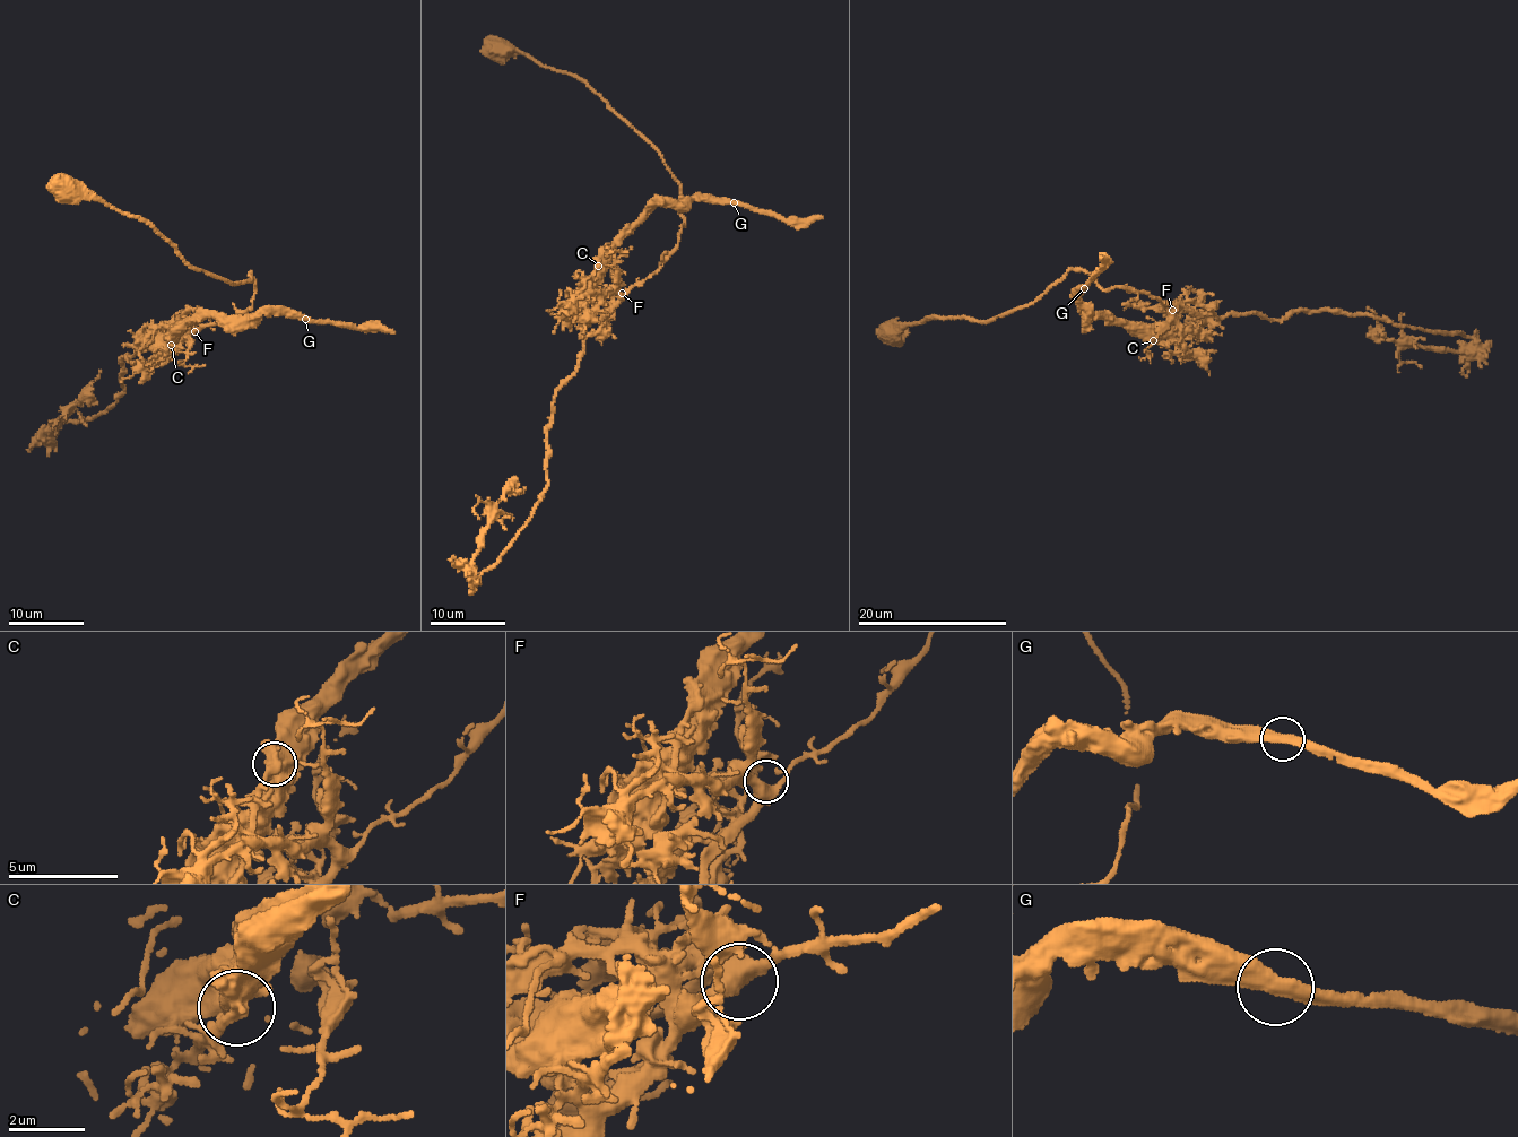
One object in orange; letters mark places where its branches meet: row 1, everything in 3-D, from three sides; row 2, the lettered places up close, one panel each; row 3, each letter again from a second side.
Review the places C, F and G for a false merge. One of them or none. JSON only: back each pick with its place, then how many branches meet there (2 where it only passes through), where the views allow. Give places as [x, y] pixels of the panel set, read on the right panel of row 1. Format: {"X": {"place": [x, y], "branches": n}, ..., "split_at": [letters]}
{"C": {"place": [1153, 340], "branches": 2}, "split_at": ["C"]}

